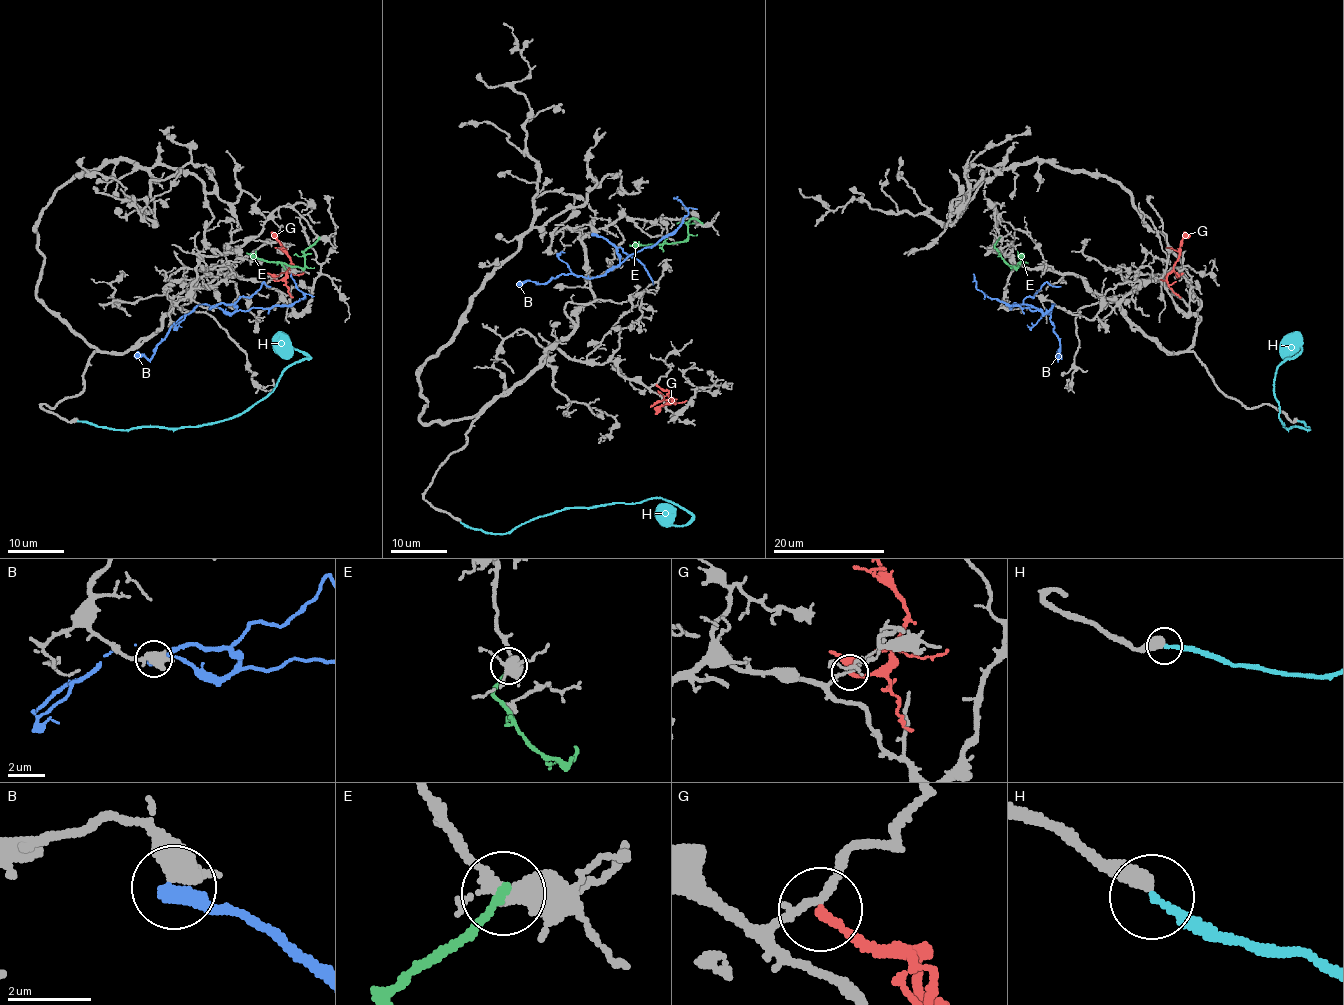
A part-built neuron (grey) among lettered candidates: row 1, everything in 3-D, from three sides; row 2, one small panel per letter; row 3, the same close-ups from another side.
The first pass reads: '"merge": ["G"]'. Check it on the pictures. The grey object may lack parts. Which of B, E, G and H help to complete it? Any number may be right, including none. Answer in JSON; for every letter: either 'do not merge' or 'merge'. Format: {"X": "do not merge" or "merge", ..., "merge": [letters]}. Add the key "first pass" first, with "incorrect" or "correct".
{"first pass": "incorrect", "B": "do not merge", "E": "do not merge", "G": "do not merge", "H": "do not merge", "merge": []}

